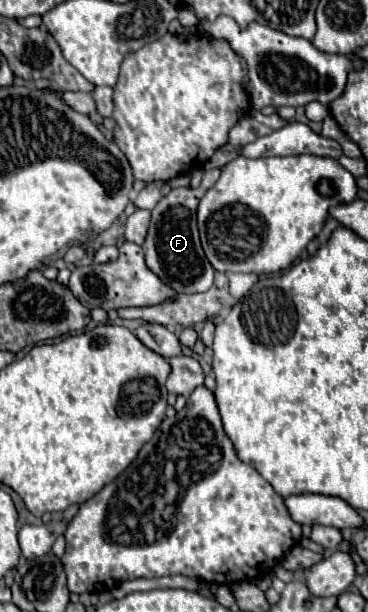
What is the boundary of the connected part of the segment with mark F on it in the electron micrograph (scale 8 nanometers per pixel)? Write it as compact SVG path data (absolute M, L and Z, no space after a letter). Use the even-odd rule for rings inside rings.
M221 169L205 171L199 187L195 187L195 189L193 187L175 187L153 209L149 233L143 243L145 261L147 261L147 267L151 271L155 271L163 279L163 283L167 283L177 293L199 293L199 291L207 291L213 285L215 269L207 261L201 241L199 241L197 205L199 205L199 199L207 193L207 189L211 189L215 185L219 175L221 175Z

